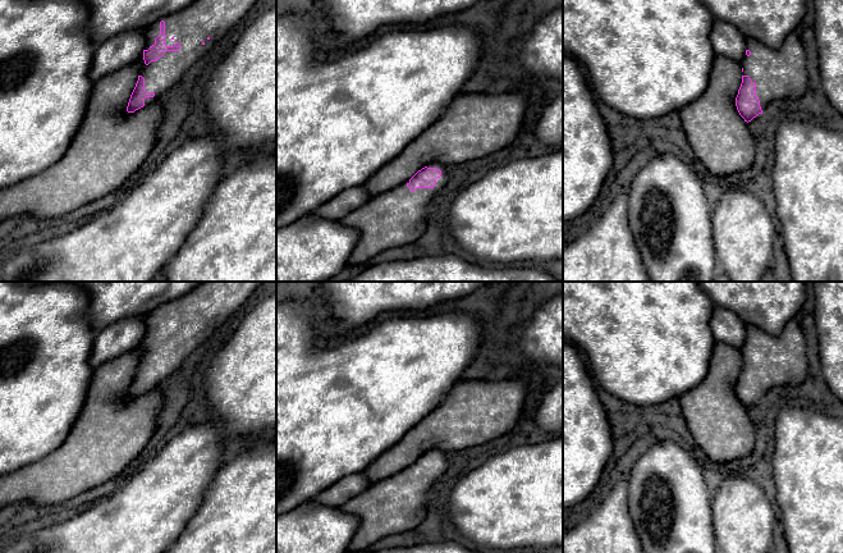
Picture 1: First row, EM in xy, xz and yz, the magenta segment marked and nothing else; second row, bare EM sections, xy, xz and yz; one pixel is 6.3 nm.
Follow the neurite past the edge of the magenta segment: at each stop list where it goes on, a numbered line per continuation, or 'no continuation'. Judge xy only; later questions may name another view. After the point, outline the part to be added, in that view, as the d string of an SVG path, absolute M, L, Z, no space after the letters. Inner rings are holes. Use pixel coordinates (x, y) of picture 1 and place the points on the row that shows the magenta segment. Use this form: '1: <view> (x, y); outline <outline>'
1: xy (191, 26); outline M196 0L187 8L161 17L145 31L145 50L155 45L160 35L160 22L165 22L165 45L180 44L178 51L166 51L159 60L145 64L143 52L137 63L139 76L145 78L145 91L154 92L154 97L145 99L145 106L157 101L166 91L179 82L185 72L203 58L211 47L232 31L258 0Z

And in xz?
1: xz (398, 216); outline M430 163L426 166L441 170L434 188L417 188L412 192L407 187L407 179L340 219L343 225L356 229L359 234L347 266L365 264L381 252L408 246L425 233L430 220L430 204L450 179L450 166L440 163Z

